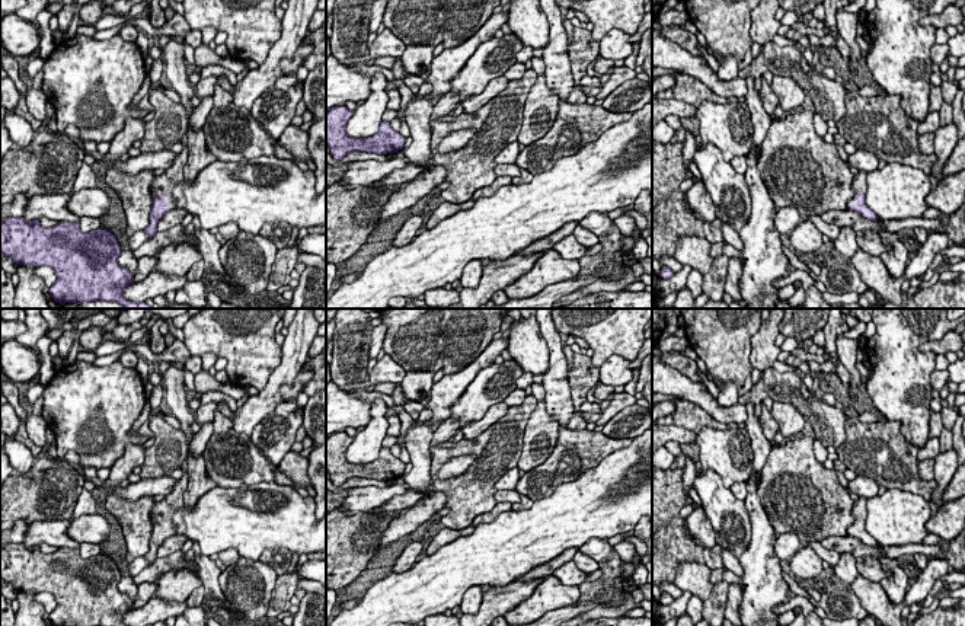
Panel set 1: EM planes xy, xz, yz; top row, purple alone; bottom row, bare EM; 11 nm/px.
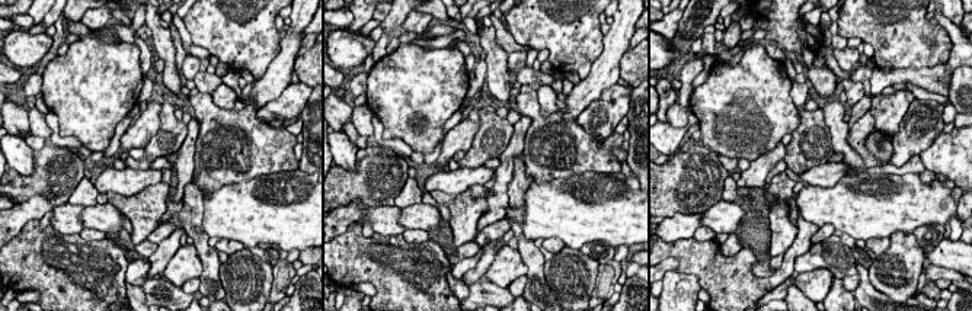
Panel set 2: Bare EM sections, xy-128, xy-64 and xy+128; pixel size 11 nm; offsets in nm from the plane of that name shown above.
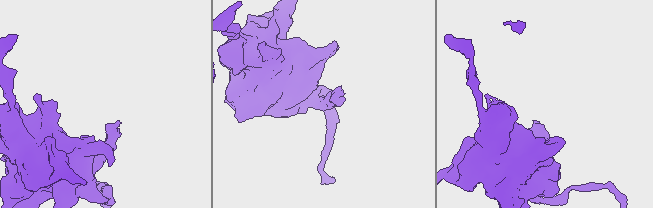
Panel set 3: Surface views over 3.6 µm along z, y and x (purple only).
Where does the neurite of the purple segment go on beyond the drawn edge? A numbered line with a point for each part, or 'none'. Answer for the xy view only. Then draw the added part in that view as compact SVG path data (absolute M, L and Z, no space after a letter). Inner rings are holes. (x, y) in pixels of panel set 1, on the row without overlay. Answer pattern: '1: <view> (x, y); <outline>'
1: xy (163, 510); M185 460L182 463L180 469L182 469L183 475L180 479L176 480L172 492L167 496L164 496L163 501L156 502L151 510L153 523L162 523L163 520L170 521L170 524L166 527L166 530L169 531L169 537L176 534L176 528L172 524L173 514L176 511L179 511L180 508L183 508L183 505L185 505L183 494L188 488L186 466L188 466L188 460Z

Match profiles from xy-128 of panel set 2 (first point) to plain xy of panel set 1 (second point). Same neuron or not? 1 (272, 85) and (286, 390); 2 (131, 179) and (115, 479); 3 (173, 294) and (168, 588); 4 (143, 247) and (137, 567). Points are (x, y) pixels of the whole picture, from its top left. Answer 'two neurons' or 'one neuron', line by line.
1: two neurons
2: two neurons
3: two neurons
4: one neuron

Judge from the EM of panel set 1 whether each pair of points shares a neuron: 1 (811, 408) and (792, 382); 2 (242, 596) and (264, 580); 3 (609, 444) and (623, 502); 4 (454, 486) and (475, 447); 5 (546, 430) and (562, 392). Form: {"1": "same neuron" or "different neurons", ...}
{"1": "same neuron", "2": "same neuron", "3": "different neurons", "4": "same neuron", "5": "different neurons"}

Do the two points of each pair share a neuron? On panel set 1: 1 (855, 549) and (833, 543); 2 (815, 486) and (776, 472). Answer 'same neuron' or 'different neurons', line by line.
1: same neuron
2: same neuron

